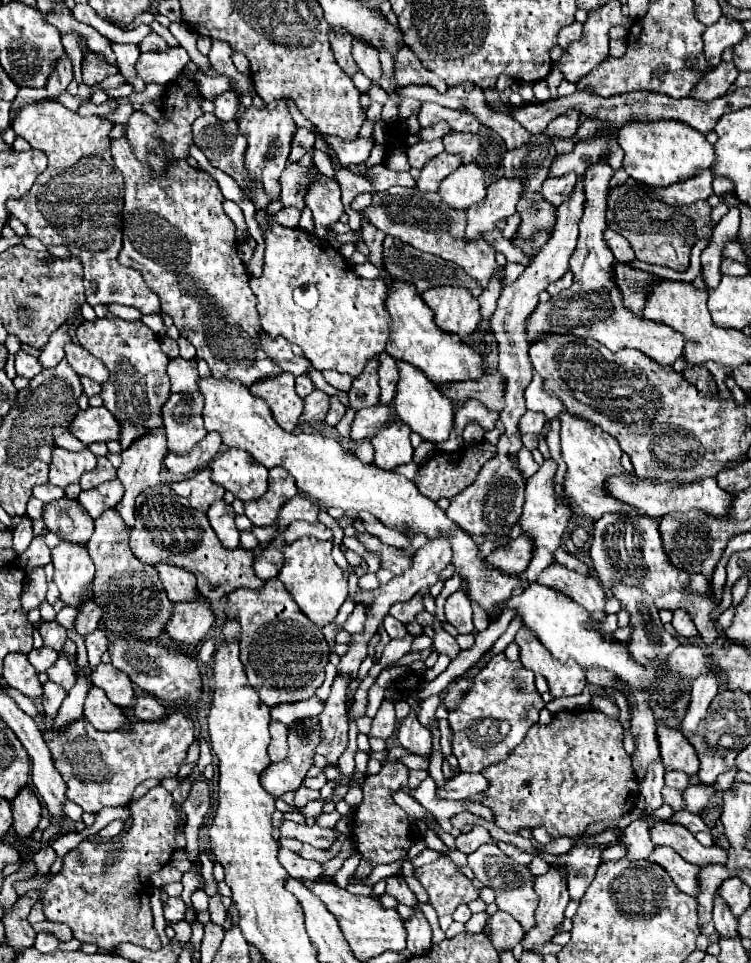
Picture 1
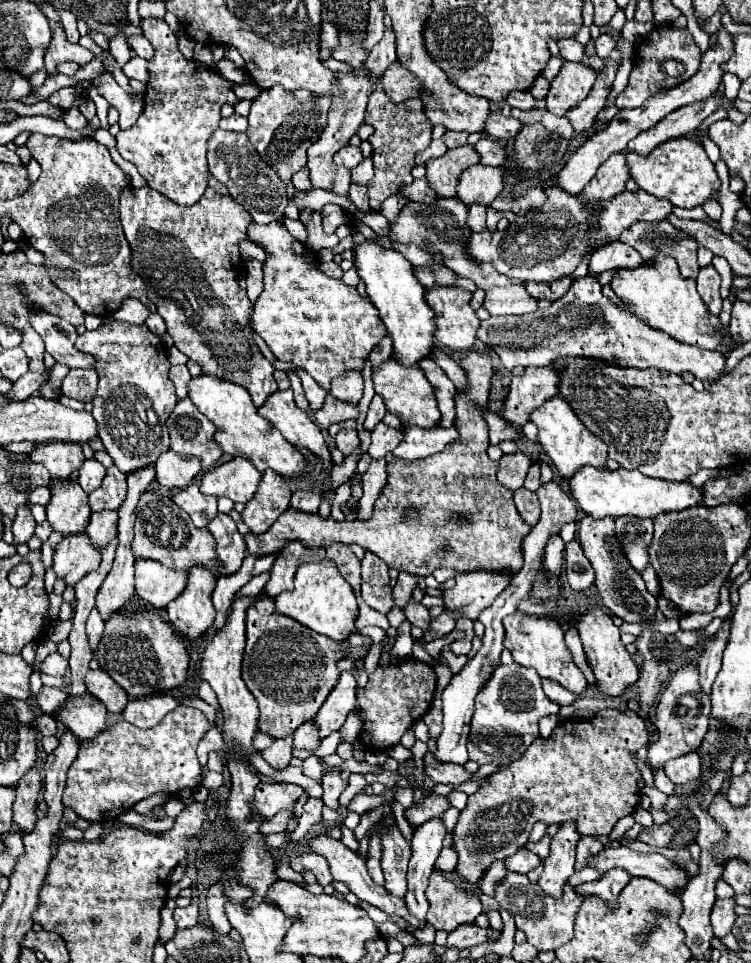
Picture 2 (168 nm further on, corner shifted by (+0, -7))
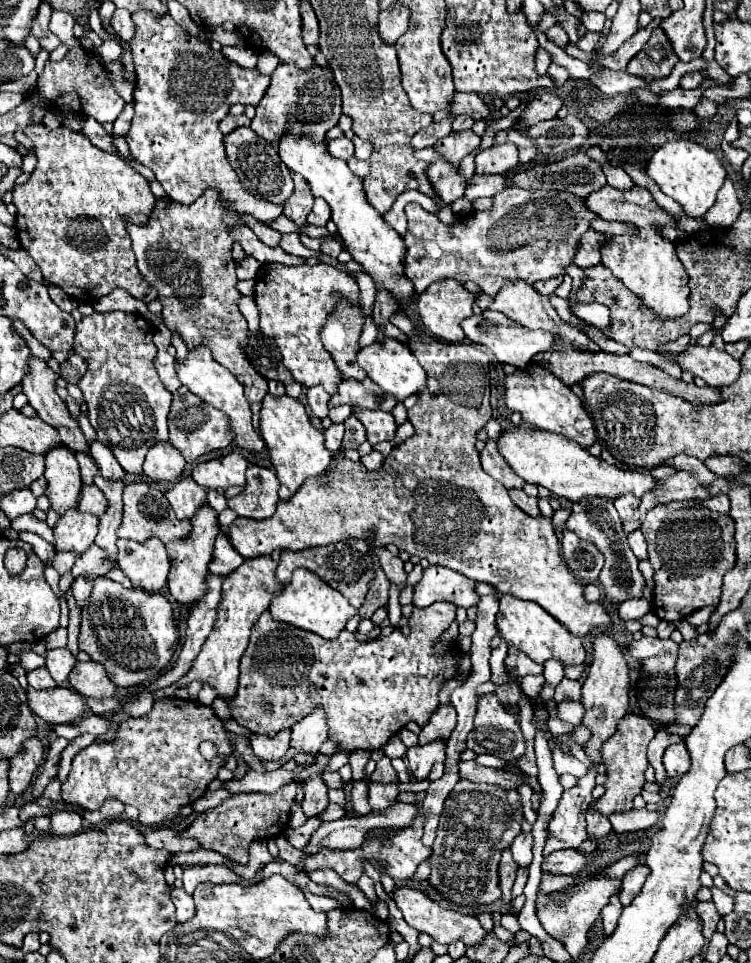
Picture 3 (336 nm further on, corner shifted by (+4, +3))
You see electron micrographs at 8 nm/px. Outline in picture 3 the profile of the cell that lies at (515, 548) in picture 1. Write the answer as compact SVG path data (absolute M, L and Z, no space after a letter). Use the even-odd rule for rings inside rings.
M430 565L424 569L424 577L414 587L414 605L428 607L436 601L450 601L456 607L474 607L480 601L476 593L476 581L468 579L458 571L450 571L448 567Z

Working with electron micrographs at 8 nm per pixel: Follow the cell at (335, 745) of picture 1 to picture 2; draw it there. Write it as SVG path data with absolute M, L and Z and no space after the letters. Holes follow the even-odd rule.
M338 771L324 773L322 775L322 787L324 787L324 795L322 795L324 805L332 811L338 811L338 797L346 789L346 783L342 781L340 773Z

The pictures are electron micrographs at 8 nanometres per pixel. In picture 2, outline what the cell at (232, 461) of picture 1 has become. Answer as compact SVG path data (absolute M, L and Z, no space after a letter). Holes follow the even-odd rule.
M234 457L232 461L204 473L202 493L214 497L228 497L238 503L248 503L262 479L262 473L246 459Z

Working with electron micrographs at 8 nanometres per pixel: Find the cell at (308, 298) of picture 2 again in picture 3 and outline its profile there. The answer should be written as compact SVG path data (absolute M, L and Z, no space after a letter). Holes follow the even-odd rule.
M264 263L256 275L256 305L260 311L260 331L272 337L280 349L284 367L306 387L320 385L328 393L342 381L330 353L324 349L320 329L336 311L340 301L362 309L358 283L338 267L328 263L288 267L282 263Z

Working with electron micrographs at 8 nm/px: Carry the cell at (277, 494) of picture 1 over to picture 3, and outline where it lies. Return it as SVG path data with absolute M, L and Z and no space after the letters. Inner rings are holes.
M248 465L246 487L234 499L228 499L228 507L240 517L268 519L278 505L278 477L272 469L260 465Z

